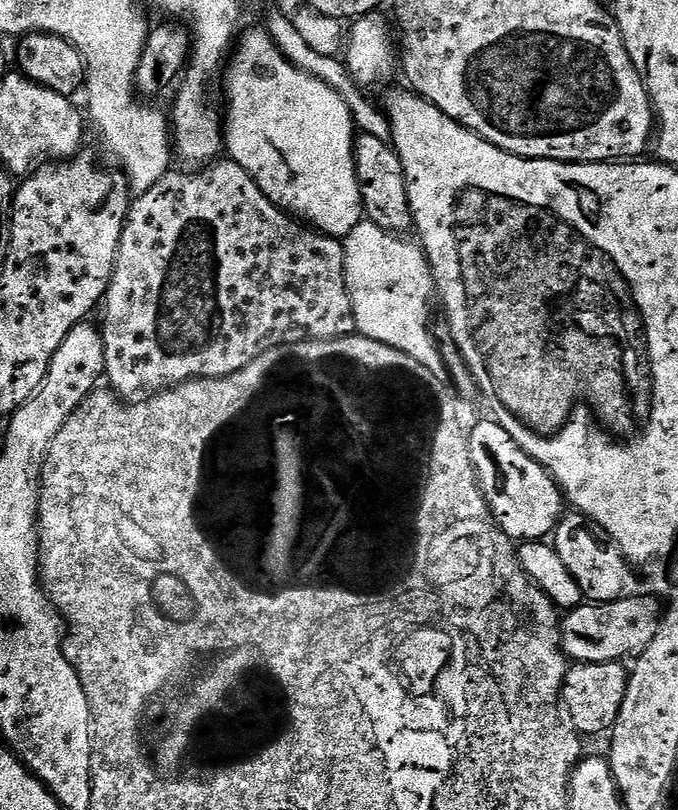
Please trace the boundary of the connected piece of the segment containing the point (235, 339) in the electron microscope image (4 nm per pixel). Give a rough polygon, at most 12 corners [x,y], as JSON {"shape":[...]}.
{"shape":[[220,158],[128,209],[121,397],[356,332],[343,243]]}

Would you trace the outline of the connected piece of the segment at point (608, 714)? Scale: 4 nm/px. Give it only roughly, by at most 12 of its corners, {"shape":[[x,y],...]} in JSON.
{"shape":[[620,662],[573,663],[562,708],[581,737],[616,724],[628,689]]}

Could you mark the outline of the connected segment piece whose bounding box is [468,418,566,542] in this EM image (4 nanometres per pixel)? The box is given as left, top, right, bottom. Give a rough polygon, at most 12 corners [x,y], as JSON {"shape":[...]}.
{"shape":[[487,419],[468,432],[484,501],[513,541],[543,541],[566,501]]}

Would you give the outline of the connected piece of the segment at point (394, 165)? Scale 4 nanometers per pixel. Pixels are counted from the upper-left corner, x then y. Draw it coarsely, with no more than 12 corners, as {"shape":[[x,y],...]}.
{"shape":[[355,137],[365,217],[413,227],[402,162],[391,143]]}

